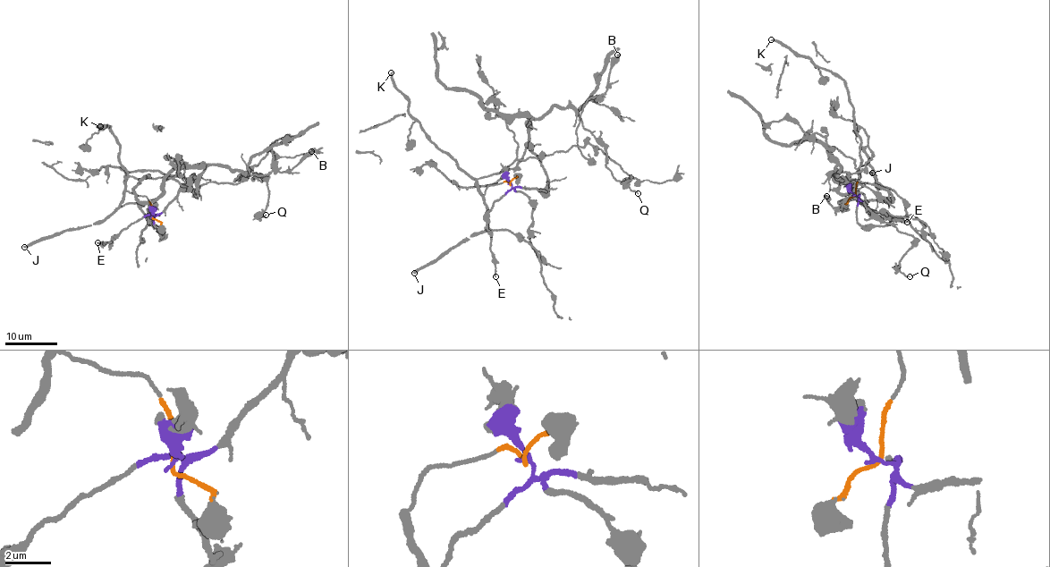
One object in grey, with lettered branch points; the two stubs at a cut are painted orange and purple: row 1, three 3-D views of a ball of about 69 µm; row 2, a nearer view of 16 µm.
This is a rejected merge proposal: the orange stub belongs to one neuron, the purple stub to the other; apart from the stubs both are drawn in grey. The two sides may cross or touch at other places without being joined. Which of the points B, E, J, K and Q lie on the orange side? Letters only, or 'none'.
J, K

